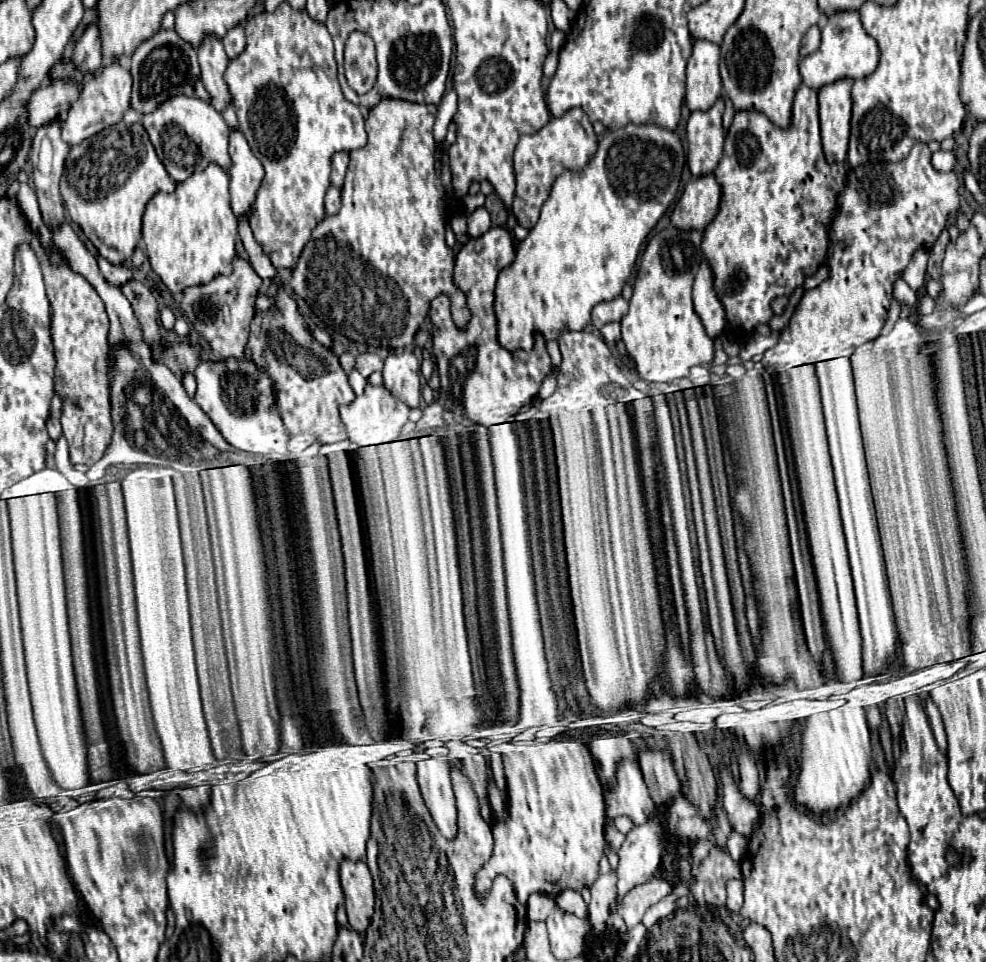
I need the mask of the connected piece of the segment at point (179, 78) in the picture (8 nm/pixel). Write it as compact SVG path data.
M159 30L149 40L145 40L131 56L129 70L133 76L131 108L137 110L139 114L149 114L161 102L165 102L167 98L179 96L179 94L195 96L205 102L211 102L209 92L205 90L205 86L201 82L197 50L193 46L189 46L175 30Z

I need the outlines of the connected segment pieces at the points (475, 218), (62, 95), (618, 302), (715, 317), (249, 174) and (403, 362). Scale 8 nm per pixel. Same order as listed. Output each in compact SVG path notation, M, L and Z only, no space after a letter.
M477 208L469 218L467 218L467 230L469 230L469 238L479 238L481 234L485 234L491 228L491 220L489 220L489 212L485 208Z
M55 82L55 84L43 86L37 92L33 92L29 102L25 102L29 126L39 128L39 126L51 122L57 114L61 114L61 118L65 118L71 102L77 100L79 92L81 92L81 88L73 86L69 82Z
M617 296L609 302L599 302L593 308L593 314L591 314L593 316L593 326L603 328L609 322L619 322L627 314L627 308L629 308L629 302L623 300L621 296Z
M705 260L701 262L701 268L695 276L693 304L695 304L697 316L701 318L701 324L705 326L705 332L711 338L717 338L725 328L725 310L723 310L721 302L715 296L713 272L711 272L711 268Z
M239 128L229 130L229 156L233 160L233 166L229 168L231 206L235 216L247 216L265 172Z
M405 350L389 352L383 366L383 386L397 398L401 398L409 408L419 406L421 400L421 380L419 380L419 360Z

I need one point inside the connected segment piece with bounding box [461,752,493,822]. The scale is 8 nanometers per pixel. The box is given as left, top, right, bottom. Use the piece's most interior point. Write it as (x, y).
(475, 768)

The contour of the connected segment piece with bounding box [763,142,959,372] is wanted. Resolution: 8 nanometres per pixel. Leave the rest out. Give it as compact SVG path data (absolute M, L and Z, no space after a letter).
M915 144L909 156L899 164L867 164L847 174L845 192L839 196L839 212L829 226L829 278L817 288L807 290L789 320L789 326L779 332L779 340L763 354L767 370L783 372L801 364L815 364L839 356L851 356L857 346L879 336L885 324L887 310L893 298L893 282L905 270L913 252L927 244L933 246L945 226L951 224L953 212L959 210L959 182L953 172L941 174L931 166L931 150L927 144Z

